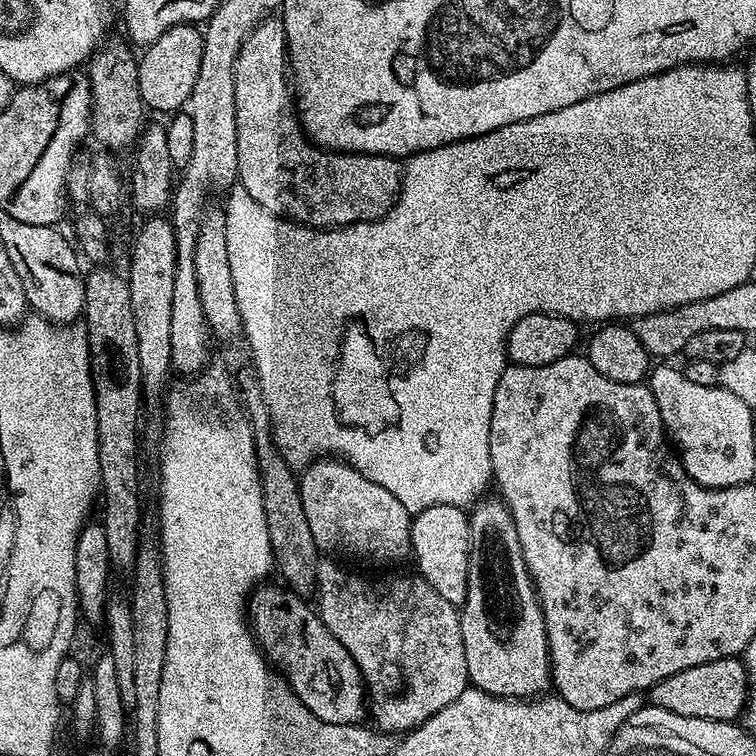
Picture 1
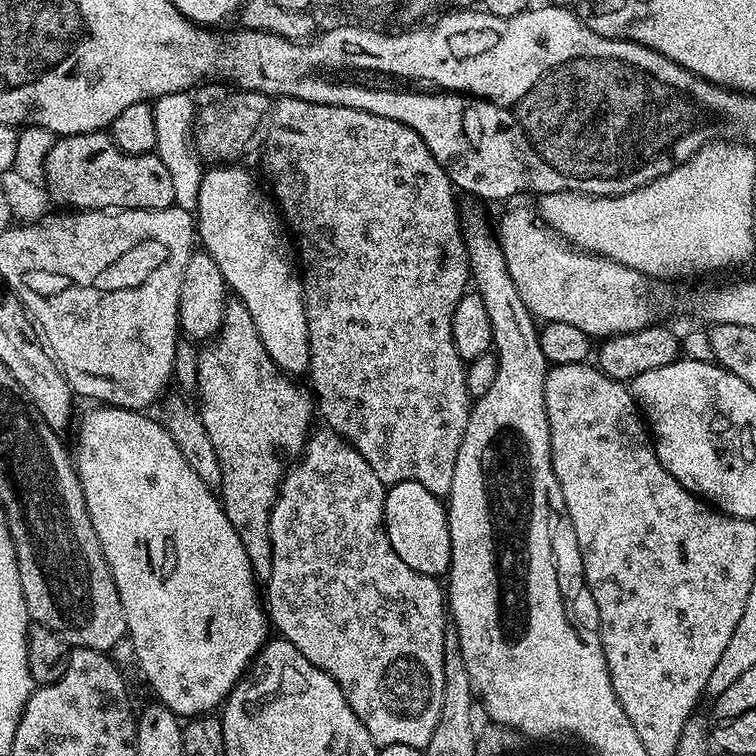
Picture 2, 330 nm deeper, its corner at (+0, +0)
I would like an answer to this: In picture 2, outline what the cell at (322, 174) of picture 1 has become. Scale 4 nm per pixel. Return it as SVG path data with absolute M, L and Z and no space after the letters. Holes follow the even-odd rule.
M293 96L279 97L271 105L270 115L266 121L266 148L267 151L263 153L263 156L265 155L264 172L268 175L269 185L267 184L267 187L294 237L299 259L300 256L304 259L302 283L304 285L304 309L308 323L308 345L310 346L307 375L312 376L310 388L314 393L314 404L319 415L320 412L324 415L323 423L360 451L362 458L370 462L370 470L378 474L378 478L384 485L418 482L426 486L430 494L441 498L447 497L454 482L454 462L462 446L470 411L470 395L467 390L465 372L466 362L458 354L452 337L452 315L458 302L470 288L468 252L464 248L464 233L461 221L458 219L458 212L456 216L456 200L452 197L452 192L454 193L452 181L445 174L444 167L430 154L426 142L422 142L420 135L410 130L410 126L402 122L394 122L394 118L382 118L378 114L370 114L366 110L354 110L333 104L315 104ZM396 328L400 334L408 330L408 356L404 356L404 360L400 360L402 352L396 350L396 344L392 344L390 334ZM382 356L384 360L396 362L396 366L388 366L388 368L392 368L392 372L398 374L398 380L394 380L392 376L388 380L380 380Z

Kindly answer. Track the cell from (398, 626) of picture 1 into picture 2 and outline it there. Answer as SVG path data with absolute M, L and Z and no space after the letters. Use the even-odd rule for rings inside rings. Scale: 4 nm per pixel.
M324 426L319 430L313 431L308 437L308 443L302 455L285 471L284 479L280 482L280 492L276 496L276 501L272 507L270 514L270 546L273 550L273 569L270 571L270 576L266 581L268 587L268 596L266 592L266 611L273 629L276 628L283 639L291 642L303 656L308 659L311 664L318 666L326 674L330 674L330 678L334 678L334 682L338 682L338 686L342 690L342 694L346 698L346 702L350 702L350 710L354 710L354 714L358 714L358 718L366 726L366 730L370 734L370 738L377 746L385 744L405 744L411 748L419 748L424 750L427 743L430 742L431 735L434 734L435 727L438 726L438 718L442 712L443 702L443 634L446 627L446 592L442 587L441 581L434 576L423 576L414 570L410 570L410 566L406 566L406 562L402 562L402 558L398 558L398 554L394 554L394 546L390 546L390 538L384 529L384 494L386 485L378 478L378 474L374 474L374 470L370 470L370 462L366 462L366 458L362 458L362 454L351 444L347 443L344 437L339 436L337 432L332 431L331 428Z

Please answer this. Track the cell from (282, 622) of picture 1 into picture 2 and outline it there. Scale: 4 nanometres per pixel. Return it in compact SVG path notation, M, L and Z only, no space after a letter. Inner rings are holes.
M92 406L92 409L80 420L80 429L76 432L76 452L74 448L74 467L80 479L82 494L86 498L86 510L90 514L90 522L94 526L94 534L98 534L98 542L102 546L102 554L110 566L110 574L114 578L114 586L118 586L120 609L124 611L127 639L132 640L132 652L140 663L140 672L148 679L157 701L165 704L170 711L180 718L193 718L212 714L223 705L232 692L232 687L240 681L240 677L248 671L260 649L270 639L270 621L265 601L256 593L258 579L252 572L246 548L242 544L238 531L230 526L230 518L226 518L223 503L217 493L202 482L198 474L190 468L190 463L182 456L181 450L168 433L160 420L151 420L148 414L131 408L114 408L111 406Z

